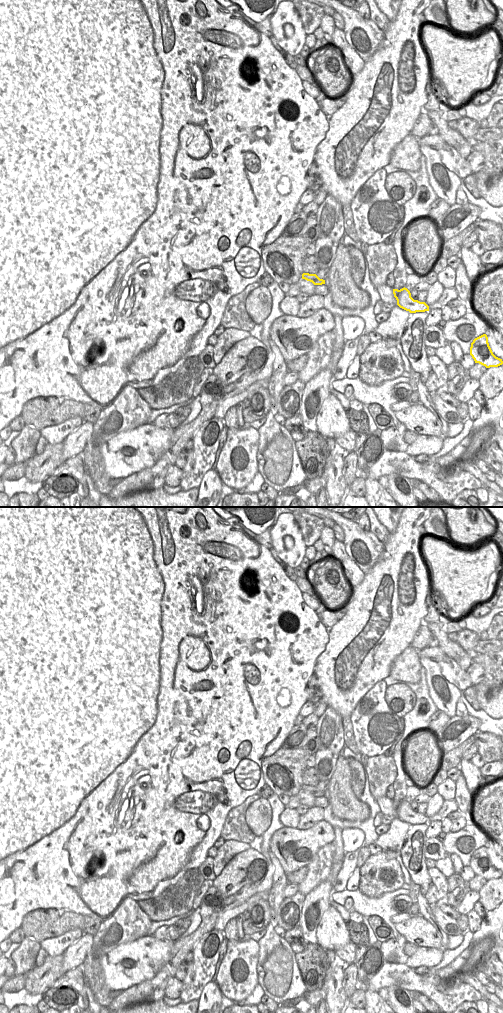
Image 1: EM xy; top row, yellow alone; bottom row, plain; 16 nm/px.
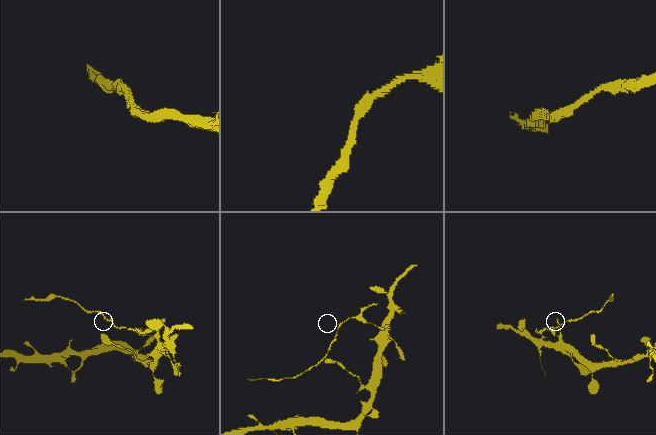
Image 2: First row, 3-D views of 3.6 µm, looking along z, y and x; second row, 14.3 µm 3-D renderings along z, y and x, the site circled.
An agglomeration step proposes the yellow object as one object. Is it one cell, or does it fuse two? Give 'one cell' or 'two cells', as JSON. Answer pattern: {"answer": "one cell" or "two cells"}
{"answer": "two cells"}

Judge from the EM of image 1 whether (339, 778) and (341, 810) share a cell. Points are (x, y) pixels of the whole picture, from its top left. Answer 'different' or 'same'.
same

